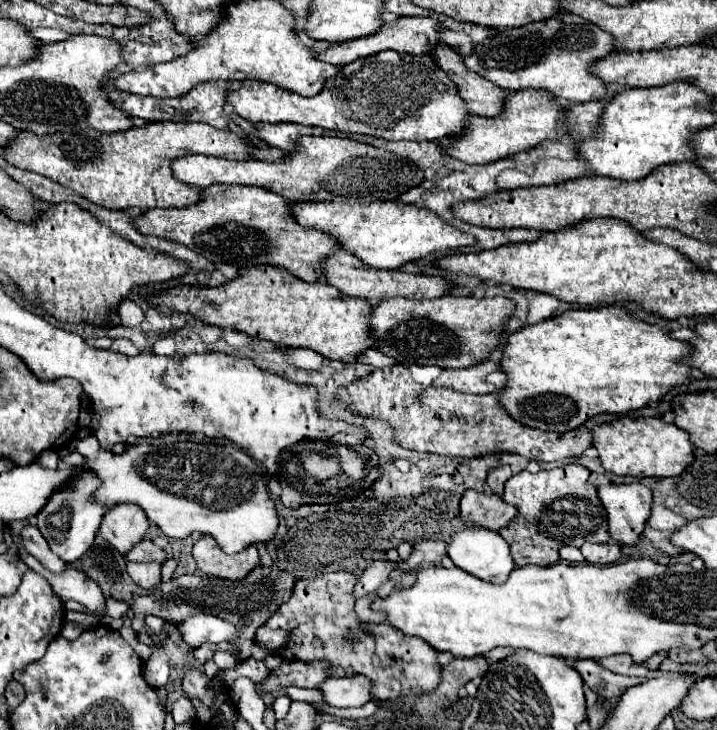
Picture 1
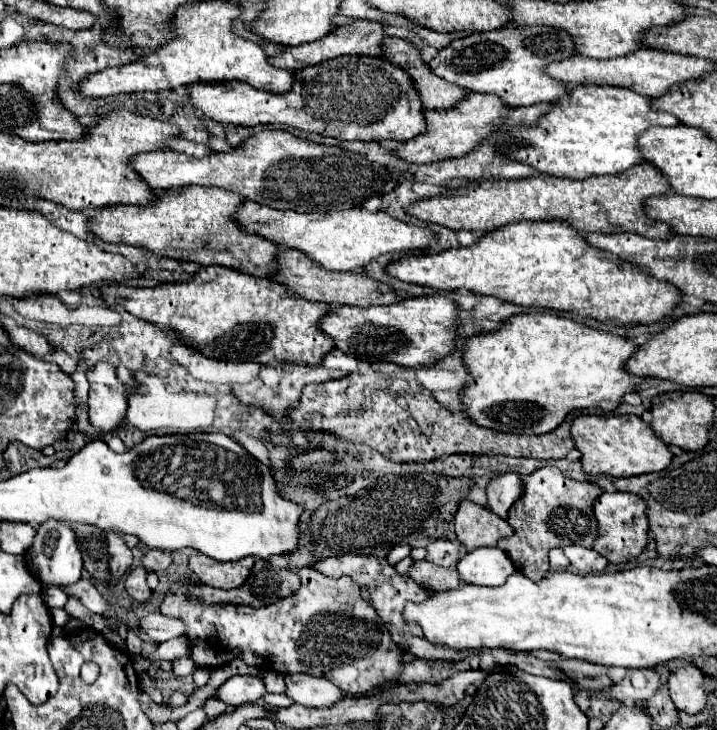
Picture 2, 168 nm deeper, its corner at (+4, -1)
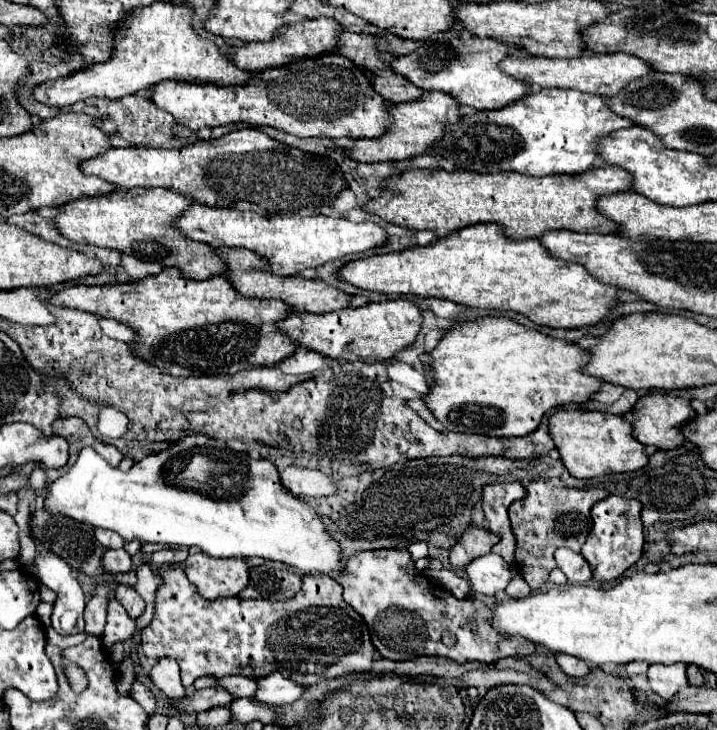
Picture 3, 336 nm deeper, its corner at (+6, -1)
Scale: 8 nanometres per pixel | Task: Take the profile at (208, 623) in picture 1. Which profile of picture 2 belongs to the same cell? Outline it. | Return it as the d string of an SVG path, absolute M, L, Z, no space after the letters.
M149 613L147 617L143 617L139 621L139 625L155 643L163 643L163 641L169 641L173 637L187 635L187 627L183 621L179 621L175 617L161 615L161 613Z

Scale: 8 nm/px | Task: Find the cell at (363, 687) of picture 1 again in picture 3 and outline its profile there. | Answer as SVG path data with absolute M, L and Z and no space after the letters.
M271 673L257 679L257 691L253 697L265 705L289 705L301 697L301 687L287 677L281 677L281 673Z

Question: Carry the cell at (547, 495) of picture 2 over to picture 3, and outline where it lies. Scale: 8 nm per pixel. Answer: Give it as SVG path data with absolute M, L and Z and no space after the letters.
M533 481L527 487L527 497L515 501L509 511L509 521L513 535L517 539L515 565L521 577L529 583L533 591L543 589L549 573L555 569L553 553L559 547L569 547L575 553L581 551L589 531L591 531L591 507L605 499L609 493L605 489L571 489L555 487L547 481Z

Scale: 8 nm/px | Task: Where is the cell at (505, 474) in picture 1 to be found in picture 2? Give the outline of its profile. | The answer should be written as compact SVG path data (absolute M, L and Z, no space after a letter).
M517 473L495 475L487 485L489 509L503 519L507 517L509 507L519 499L519 495L521 495L521 477Z

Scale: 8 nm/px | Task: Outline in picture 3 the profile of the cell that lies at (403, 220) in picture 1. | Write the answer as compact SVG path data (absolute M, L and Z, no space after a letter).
M191 205L185 209L173 227L187 239L205 243L213 249L219 247L243 247L269 263L269 271L275 275L295 275L303 269L315 269L327 261L341 259L345 255L361 253L383 245L385 231L371 221L353 223L343 217L302 217L299 215L261 216L251 211L237 209L211 209L207 205Z

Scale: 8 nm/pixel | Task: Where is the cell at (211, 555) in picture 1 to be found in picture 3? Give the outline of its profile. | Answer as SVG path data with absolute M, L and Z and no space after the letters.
M191 553L185 563L185 573L189 581L197 587L197 593L203 599L217 599L217 597L233 597L239 595L245 585L249 583L249 567L243 559L215 559L205 553Z

